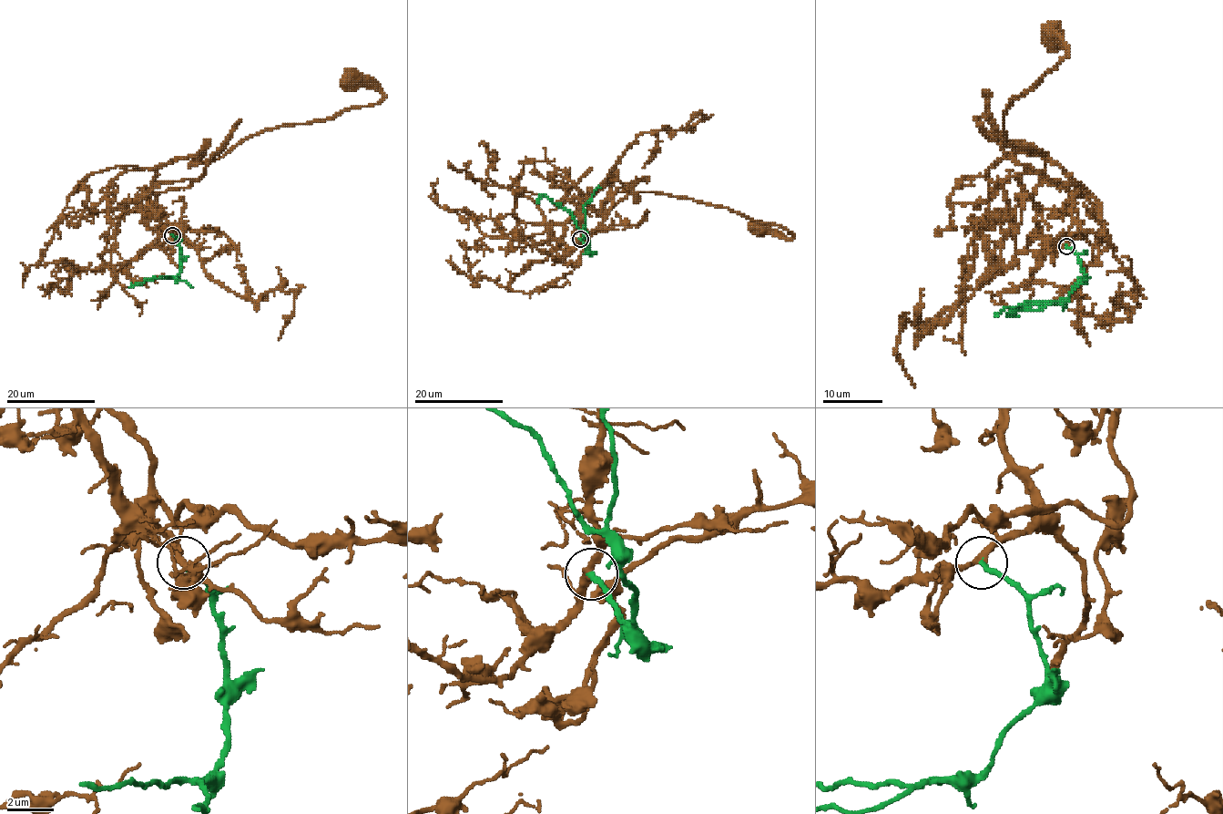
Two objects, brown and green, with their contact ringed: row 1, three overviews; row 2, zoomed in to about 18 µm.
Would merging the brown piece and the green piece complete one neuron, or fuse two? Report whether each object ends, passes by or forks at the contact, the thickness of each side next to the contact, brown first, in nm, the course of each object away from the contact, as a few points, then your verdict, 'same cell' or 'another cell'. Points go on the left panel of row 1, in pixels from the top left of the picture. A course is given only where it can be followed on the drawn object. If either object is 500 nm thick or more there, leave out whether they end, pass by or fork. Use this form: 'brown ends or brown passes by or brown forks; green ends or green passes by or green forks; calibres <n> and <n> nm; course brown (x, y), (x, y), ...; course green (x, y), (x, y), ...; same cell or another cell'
brown passes by; green ends; calibres 280 and 240 nm; course brown (172, 234), (151, 194), (187, 189), (208, 162), (195, 159), (209, 163), (263, 131), (383, 97), (351, 80); course green (172, 234), (178, 243), (179, 273), (176, 276), (150, 278), (129, 287); same cell

